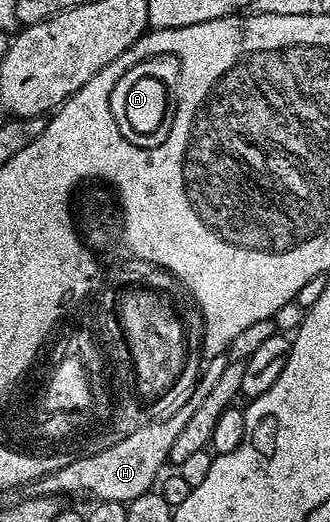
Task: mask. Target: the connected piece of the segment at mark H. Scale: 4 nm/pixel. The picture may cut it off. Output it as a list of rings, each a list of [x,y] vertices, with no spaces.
[[[224,357],[208,359],[196,375],[196,382],[190,396],[183,401],[181,407],[175,408],[171,416],[138,427],[125,439],[113,444],[111,448],[104,448],[103,451],[68,464],[65,468],[44,474],[35,483],[36,493],[41,496],[86,494],[89,500],[98,502],[115,500],[126,504],[135,500],[135,496],[150,493],[158,479],[162,477],[161,469],[169,462],[171,444],[175,444],[175,436],[179,436],[179,432],[183,432],[183,427],[187,425],[187,420],[191,420],[195,408],[199,408],[199,404],[203,404],[203,396],[208,396],[211,393],[211,387],[219,380],[225,364]]]

